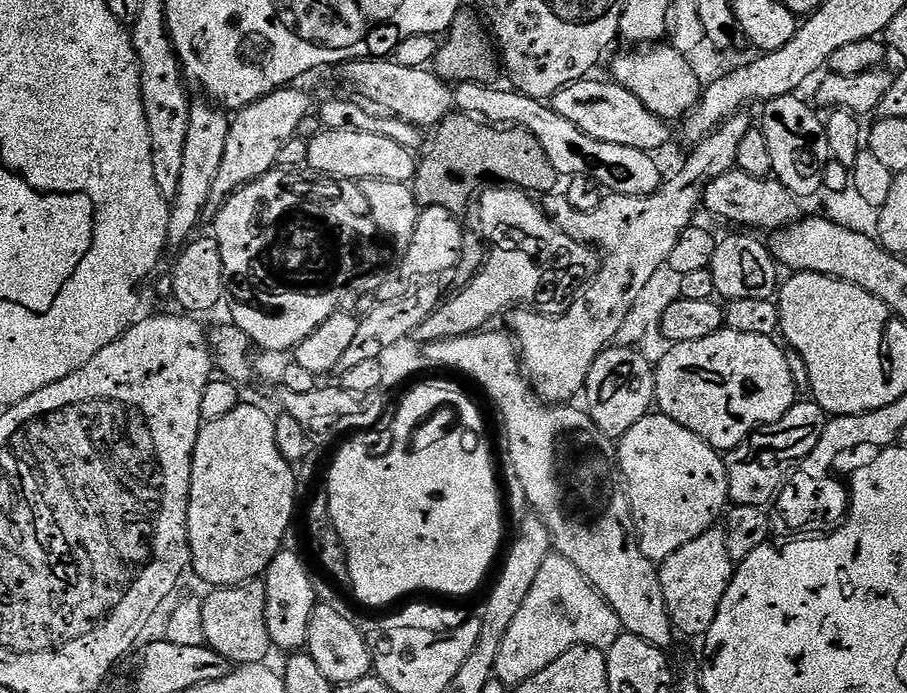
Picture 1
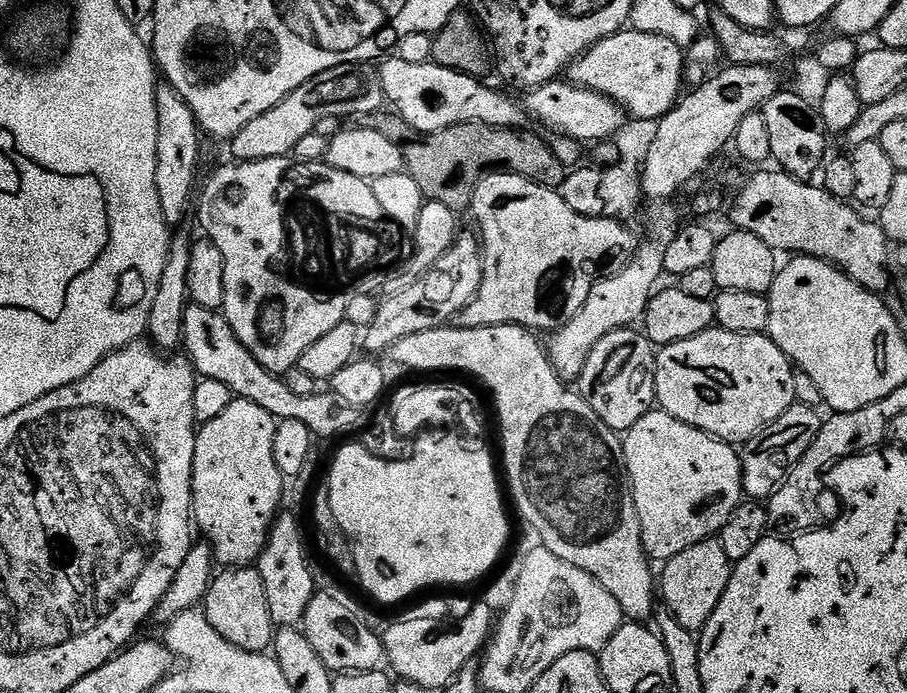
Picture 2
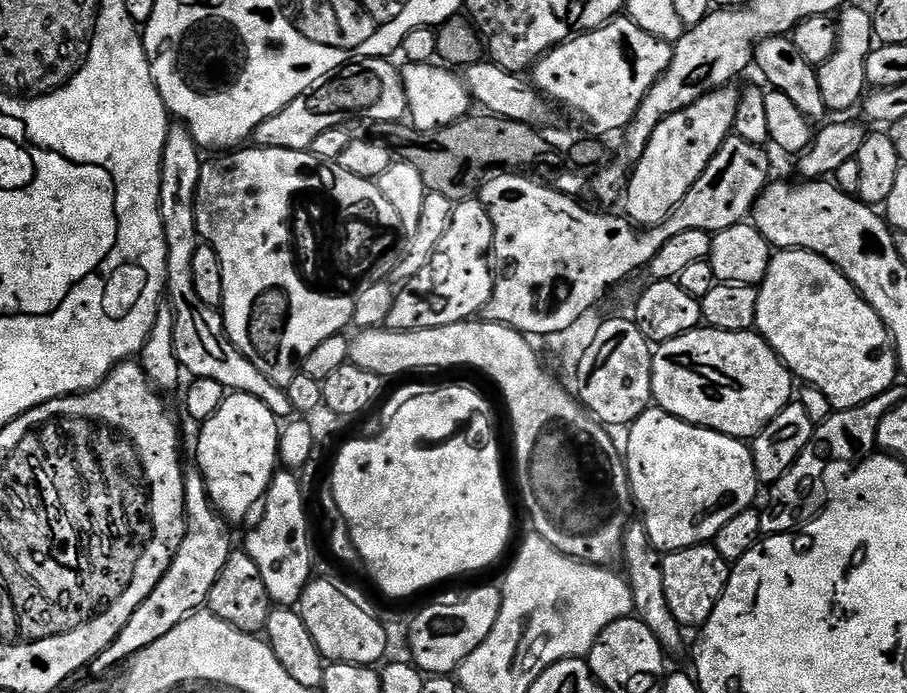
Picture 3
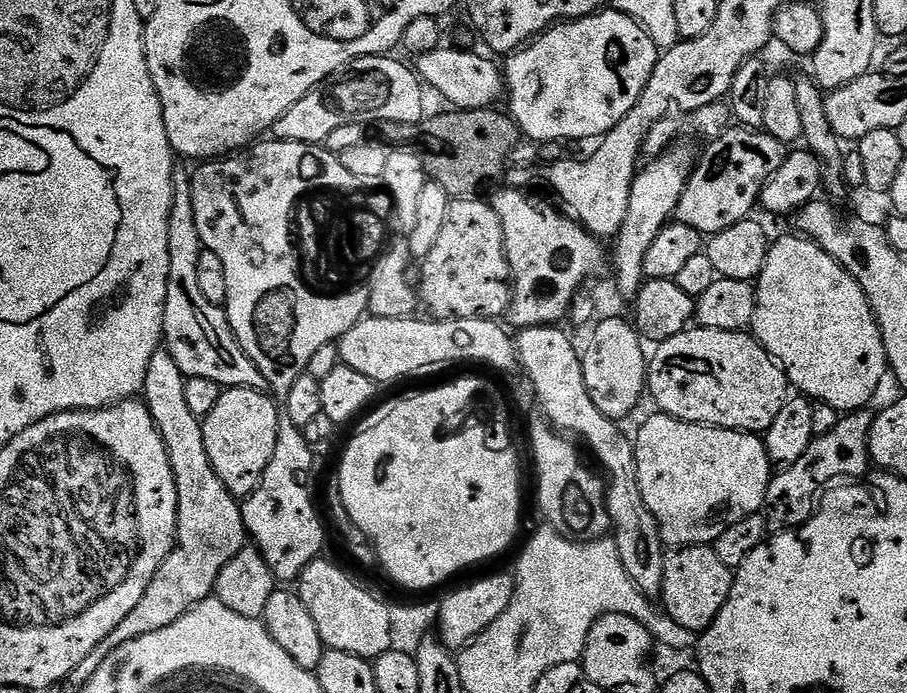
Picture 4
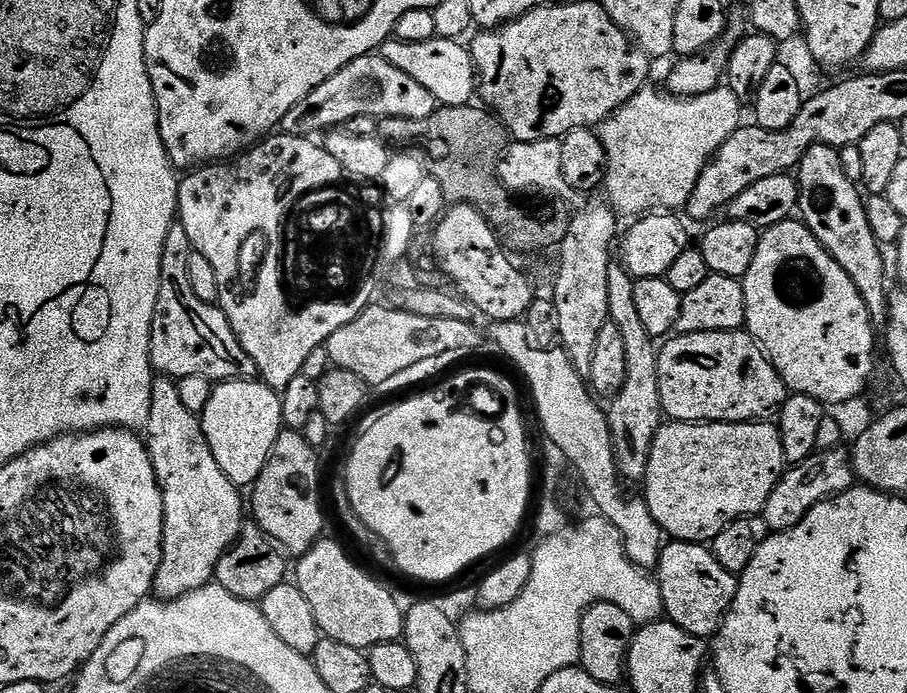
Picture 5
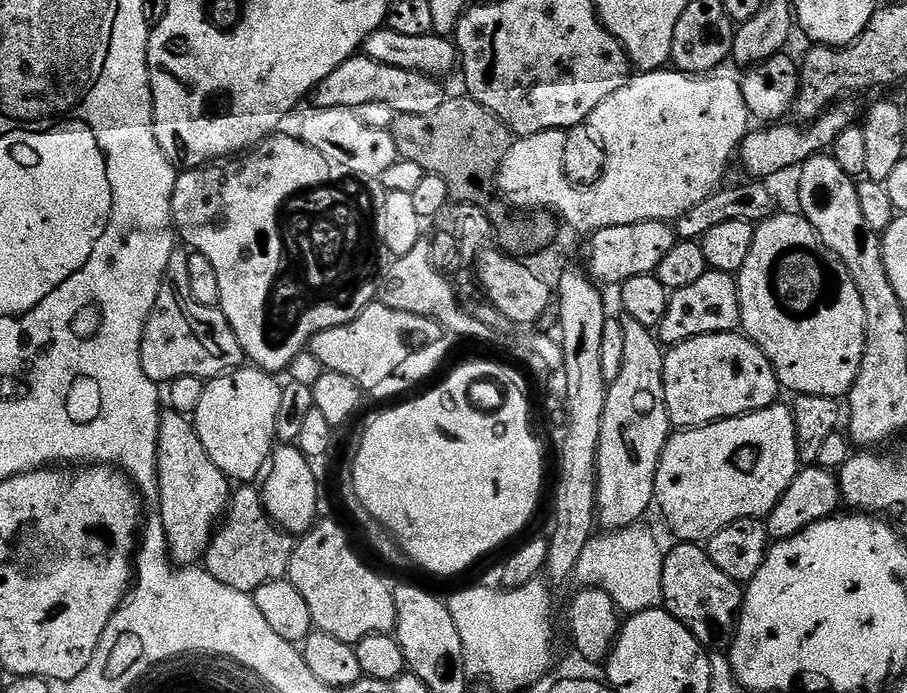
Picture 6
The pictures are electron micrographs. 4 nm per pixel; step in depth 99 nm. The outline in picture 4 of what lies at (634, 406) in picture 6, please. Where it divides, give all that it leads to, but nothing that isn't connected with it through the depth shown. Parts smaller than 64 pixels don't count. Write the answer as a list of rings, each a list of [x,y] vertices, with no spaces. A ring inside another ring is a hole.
[[[669,147],[655,157],[653,164],[645,163],[636,173],[636,180],[630,190],[630,206],[626,210],[624,225],[620,235],[615,237],[616,273],[614,279],[628,302],[635,301],[645,280],[644,263],[646,250],[654,243],[654,238],[675,217],[676,207],[682,198],[684,188],[692,177],[694,152],[688,148]]]

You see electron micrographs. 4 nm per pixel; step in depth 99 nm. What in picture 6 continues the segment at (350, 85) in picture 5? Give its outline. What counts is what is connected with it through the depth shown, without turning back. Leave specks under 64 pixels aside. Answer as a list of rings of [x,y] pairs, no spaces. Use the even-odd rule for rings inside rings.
[[[357,54],[351,56],[334,74],[330,74],[314,90],[315,107],[350,108],[366,106],[368,102],[380,102],[390,106],[398,114],[431,114],[442,106],[446,93],[440,89],[439,79],[423,76],[417,72],[398,70],[394,66],[382,66],[369,56]]]

